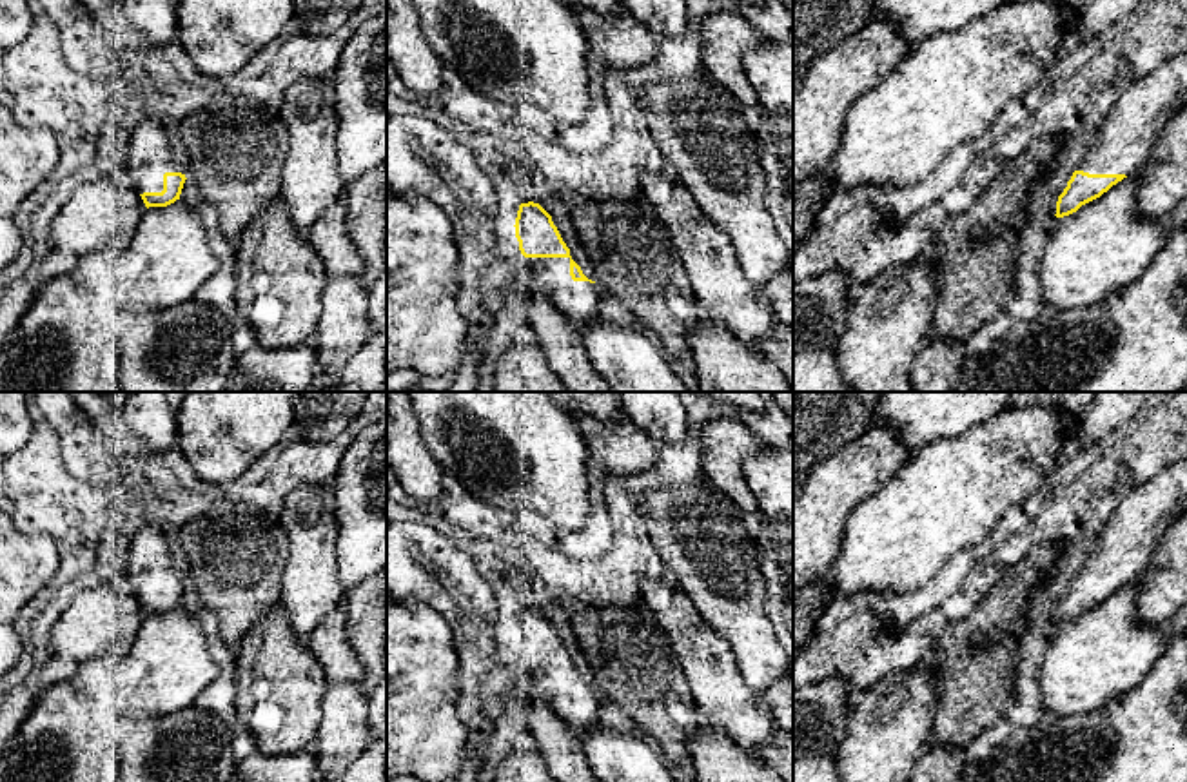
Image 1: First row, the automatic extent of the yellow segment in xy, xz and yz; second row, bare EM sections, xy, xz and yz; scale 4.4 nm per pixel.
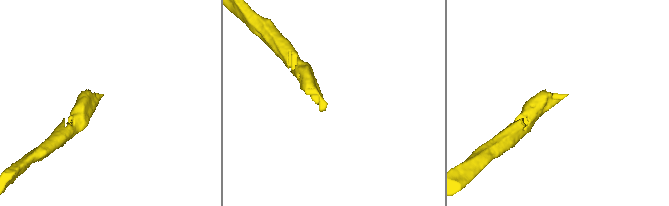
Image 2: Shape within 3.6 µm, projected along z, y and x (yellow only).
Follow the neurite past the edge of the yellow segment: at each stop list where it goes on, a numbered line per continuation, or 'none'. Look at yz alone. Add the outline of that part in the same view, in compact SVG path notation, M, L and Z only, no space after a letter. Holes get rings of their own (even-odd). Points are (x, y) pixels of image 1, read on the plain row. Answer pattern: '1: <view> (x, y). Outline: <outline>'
1: yz (1128, 539). Outline: M1187 459L1163 468L1120 501L1076 577L1133 582L1185 510Z

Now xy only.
1: xy (151, 565). Outline: M151 524L138 528L131 544L127 579L132 582L140 601L162 599L163 581L180 579L160 528Z

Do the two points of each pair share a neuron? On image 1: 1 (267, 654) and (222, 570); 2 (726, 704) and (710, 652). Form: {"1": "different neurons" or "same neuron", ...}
{"1": "different neurons", "2": "same neuron"}

